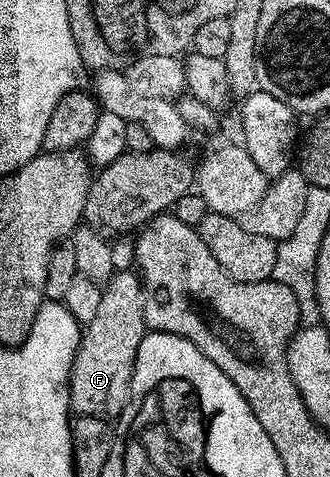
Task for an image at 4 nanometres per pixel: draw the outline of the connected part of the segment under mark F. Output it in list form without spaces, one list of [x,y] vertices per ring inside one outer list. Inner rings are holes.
[[[115,270],[101,290],[96,317],[85,324],[70,370],[70,409],[78,417],[117,417],[122,414],[130,396],[134,358],[148,330],[144,321],[142,281],[133,270]]]

